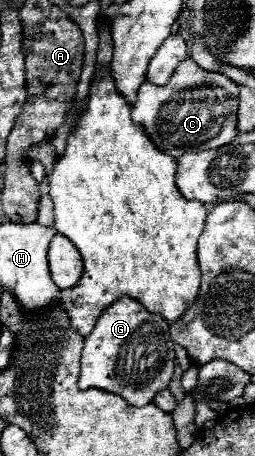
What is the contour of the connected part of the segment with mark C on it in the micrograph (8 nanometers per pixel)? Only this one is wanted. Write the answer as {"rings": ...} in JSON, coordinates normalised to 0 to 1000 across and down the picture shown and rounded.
{"rings":[[[753,129],[714,134],[651,186],[565,178],[541,221],[518,235],[518,265],[549,274],[588,309],[651,340],[706,344],[745,331],[855,327],[894,318],[933,292],[918,283],[933,243],[933,186],[871,160],[784,151]]]}

